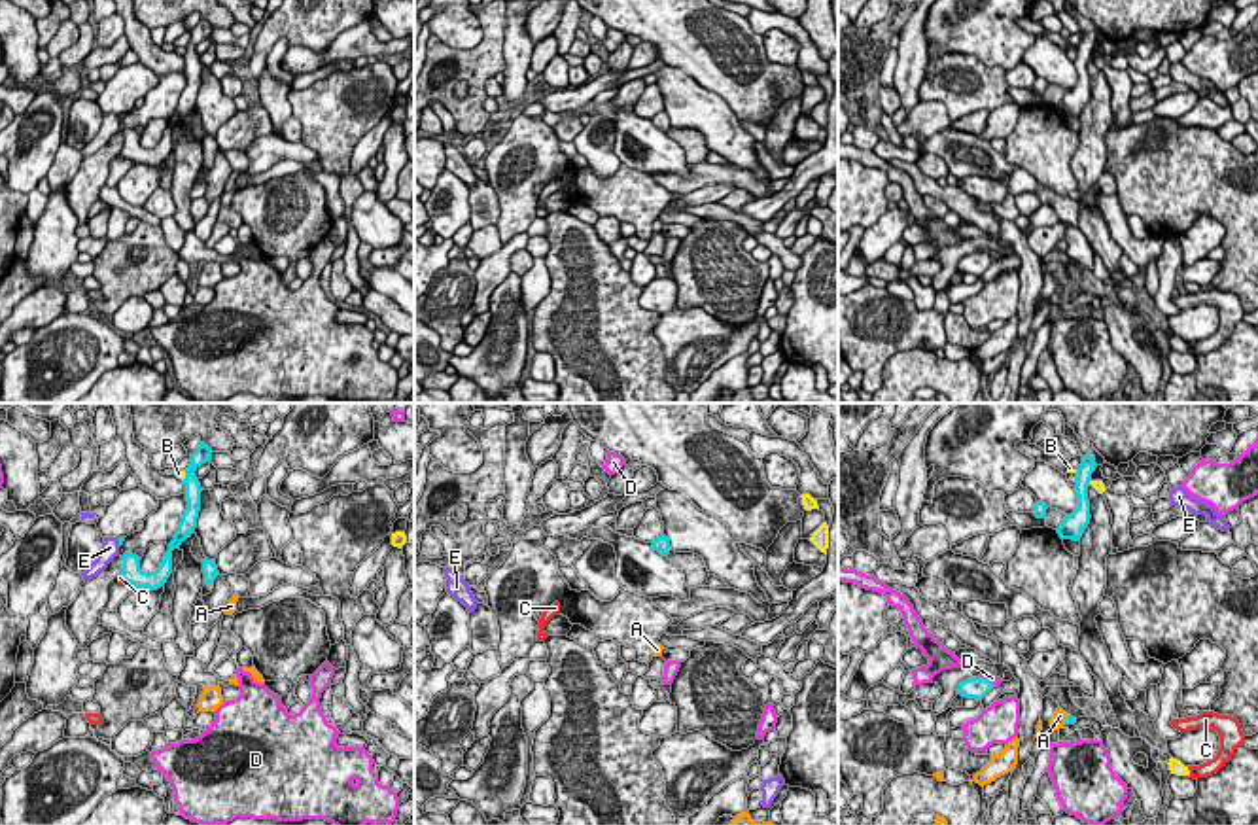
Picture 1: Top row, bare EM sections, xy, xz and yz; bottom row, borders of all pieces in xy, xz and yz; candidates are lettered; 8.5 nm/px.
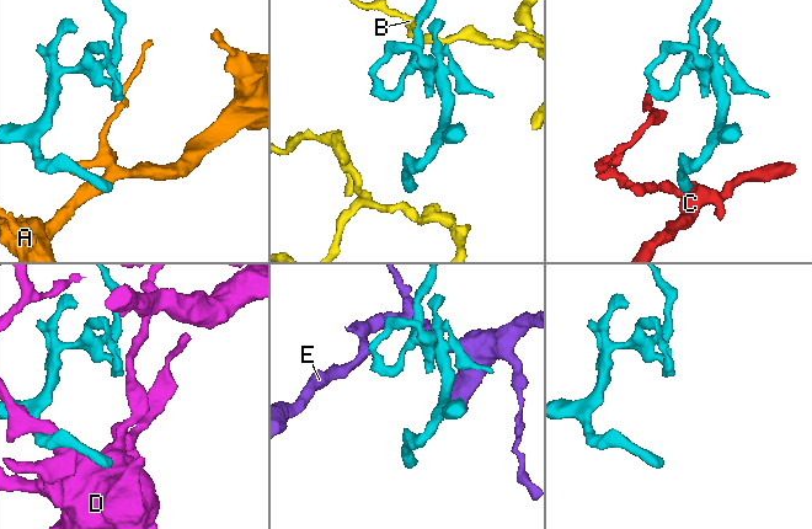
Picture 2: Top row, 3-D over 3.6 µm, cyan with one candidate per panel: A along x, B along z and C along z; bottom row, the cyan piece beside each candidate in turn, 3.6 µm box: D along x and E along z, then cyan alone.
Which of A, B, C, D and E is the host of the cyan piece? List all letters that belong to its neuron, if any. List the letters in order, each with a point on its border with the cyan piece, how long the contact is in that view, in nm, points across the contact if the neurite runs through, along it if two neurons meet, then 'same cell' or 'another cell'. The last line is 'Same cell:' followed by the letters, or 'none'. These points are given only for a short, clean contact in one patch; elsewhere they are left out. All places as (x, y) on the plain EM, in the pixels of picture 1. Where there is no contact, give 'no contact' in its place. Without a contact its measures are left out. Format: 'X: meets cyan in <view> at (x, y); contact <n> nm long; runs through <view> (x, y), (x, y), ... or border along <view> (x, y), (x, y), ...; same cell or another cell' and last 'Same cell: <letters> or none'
A: meets cyan in yz at (1067, 296); contact 70 nm long; another cell
B: meets cyan in xy at (186, 52); contact 90 nm long; border along xy (186, 48), (182, 55); another cell
C: meets cyan in xy at (123, 156); contact 70 nm long; border along xy (120, 154), (125, 157); another cell
D: meets cyan in yz at (988, 256); contact 170 nm long; border along yz (980, 252), (995, 262); another cell
E: meets cyan in xy at (120, 120); contact 70 nm long; border along xy (116, 116), (120, 122); another cell
Same cell: none

